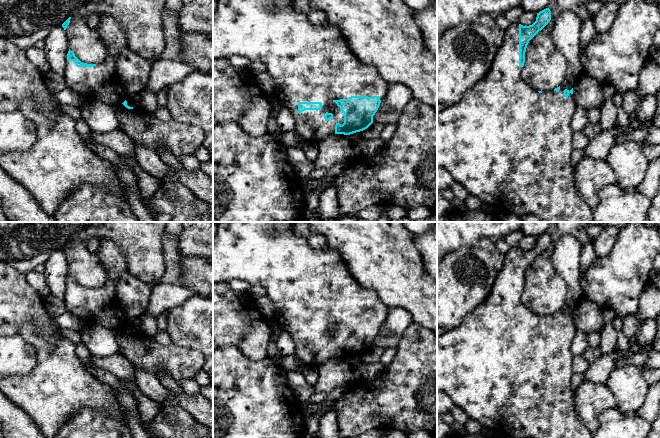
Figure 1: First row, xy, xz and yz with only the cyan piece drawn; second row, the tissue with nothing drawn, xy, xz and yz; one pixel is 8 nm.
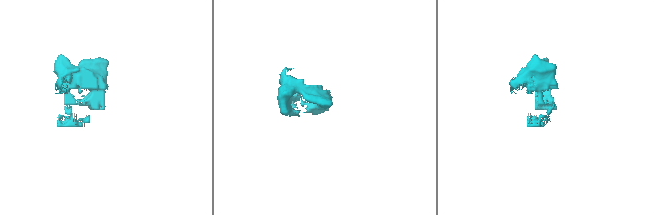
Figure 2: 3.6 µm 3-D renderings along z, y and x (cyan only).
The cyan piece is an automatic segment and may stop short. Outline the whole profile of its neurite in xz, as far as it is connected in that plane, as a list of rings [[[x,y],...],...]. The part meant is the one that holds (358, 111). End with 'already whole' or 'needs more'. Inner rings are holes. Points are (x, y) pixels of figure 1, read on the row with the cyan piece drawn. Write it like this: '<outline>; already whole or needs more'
[[[218,0],[217,9],[213,15],[213,59],[230,58],[232,56],[245,56],[252,61],[262,62],[267,67],[267,72],[274,79],[276,96],[281,104],[287,107],[294,120],[294,132],[307,142],[319,142],[331,134],[350,135],[367,129],[373,123],[373,116],[377,112],[381,101],[387,94],[388,83],[382,78],[377,69],[372,65],[362,63],[348,47],[345,37],[339,29],[325,22],[314,25],[309,22],[307,15],[299,13],[294,8],[295,0]]]; needs more

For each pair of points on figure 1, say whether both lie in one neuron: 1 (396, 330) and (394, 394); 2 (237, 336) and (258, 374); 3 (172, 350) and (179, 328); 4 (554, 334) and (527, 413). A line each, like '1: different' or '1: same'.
1: different
2: different
3: different
4: same

